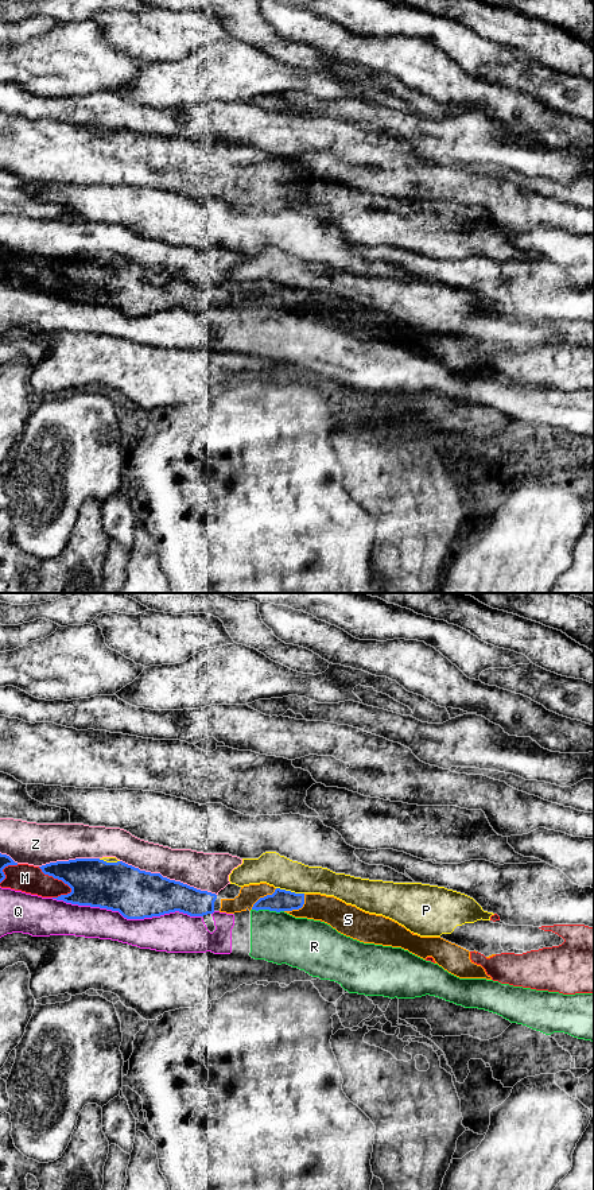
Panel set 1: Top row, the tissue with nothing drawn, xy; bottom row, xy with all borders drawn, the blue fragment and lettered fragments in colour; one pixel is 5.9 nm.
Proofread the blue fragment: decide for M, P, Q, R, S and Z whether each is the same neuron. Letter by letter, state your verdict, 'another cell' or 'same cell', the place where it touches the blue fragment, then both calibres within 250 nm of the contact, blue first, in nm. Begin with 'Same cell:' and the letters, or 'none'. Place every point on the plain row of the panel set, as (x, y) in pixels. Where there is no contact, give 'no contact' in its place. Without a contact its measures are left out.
Same cell: S
M: another cell; contact xy (55, 274); calibres 280 and 170 nm
P: another cell; contact xy (290, 287); calibres 130 and 190 nm
Q: another cell; contact xy (127, 314); calibres 300 and 220 nm
R: another cell; contact xy (268, 305); calibres 130 and 300 nm
S: same cell; contact xy (299, 303); calibres 130 and 160 nm
Z: another cell; contact xy (169, 275); calibres 300 and 220 nm

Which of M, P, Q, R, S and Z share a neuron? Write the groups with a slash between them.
M / P / Q R / S / Z

